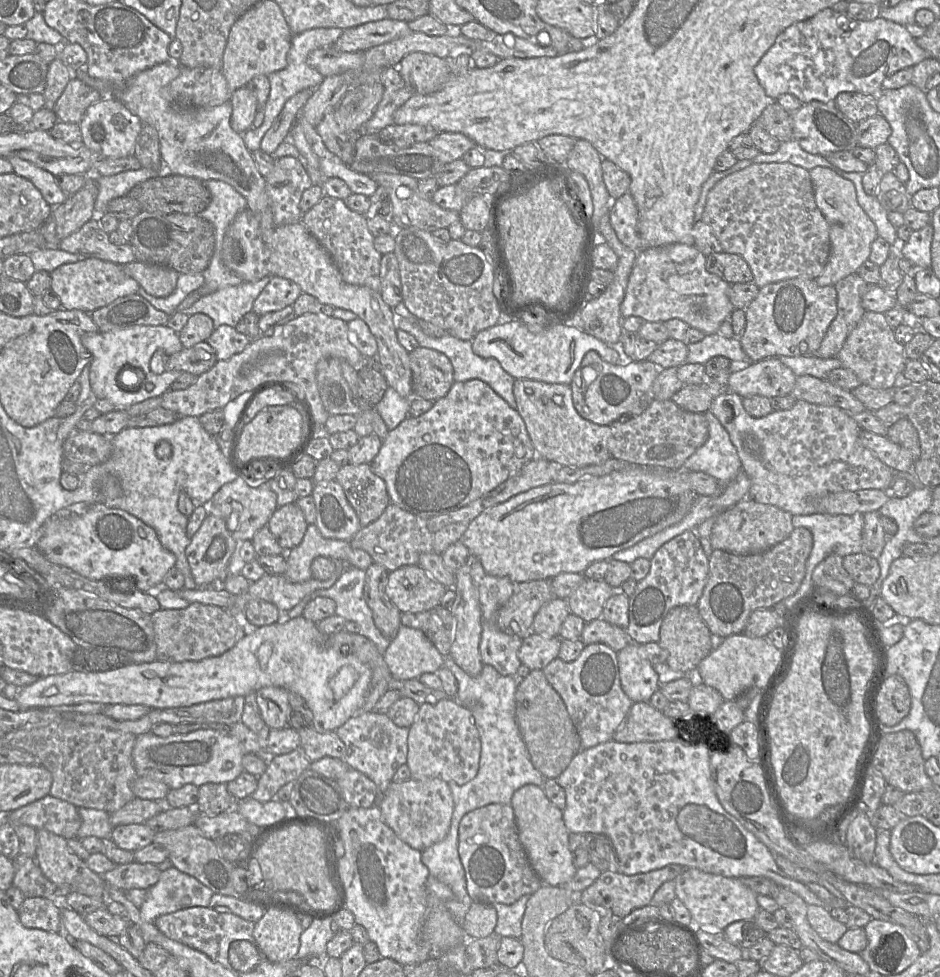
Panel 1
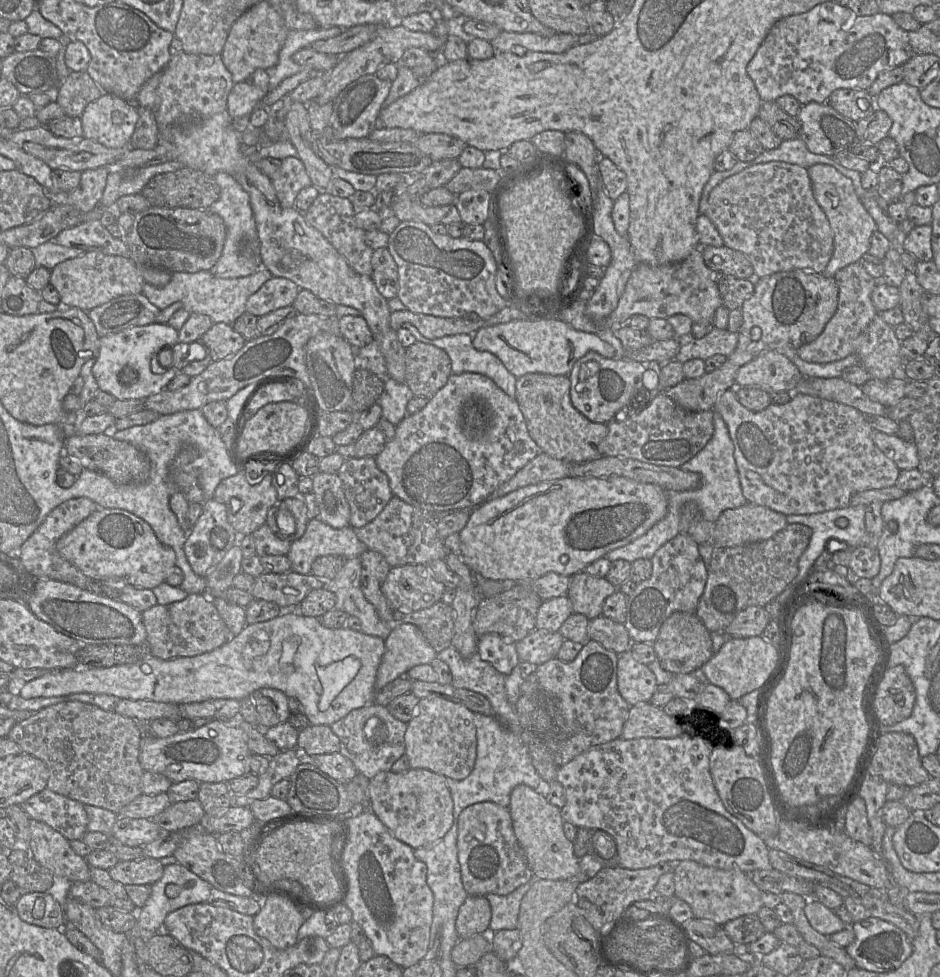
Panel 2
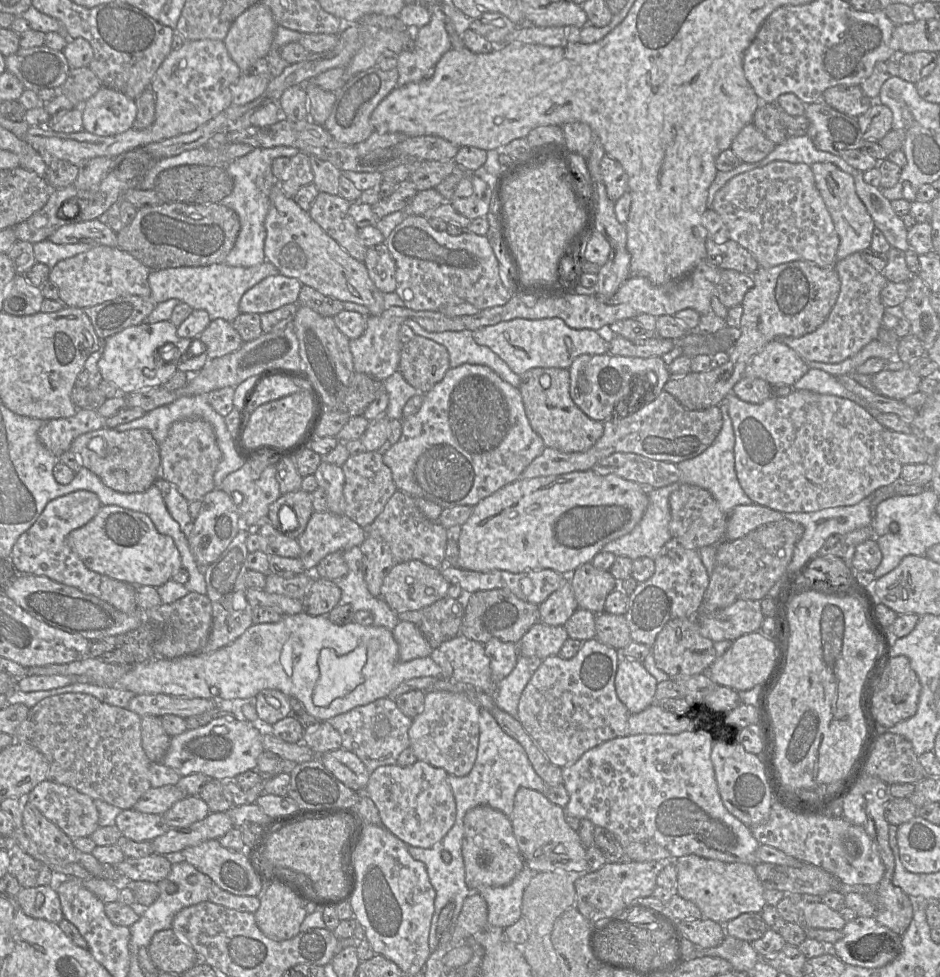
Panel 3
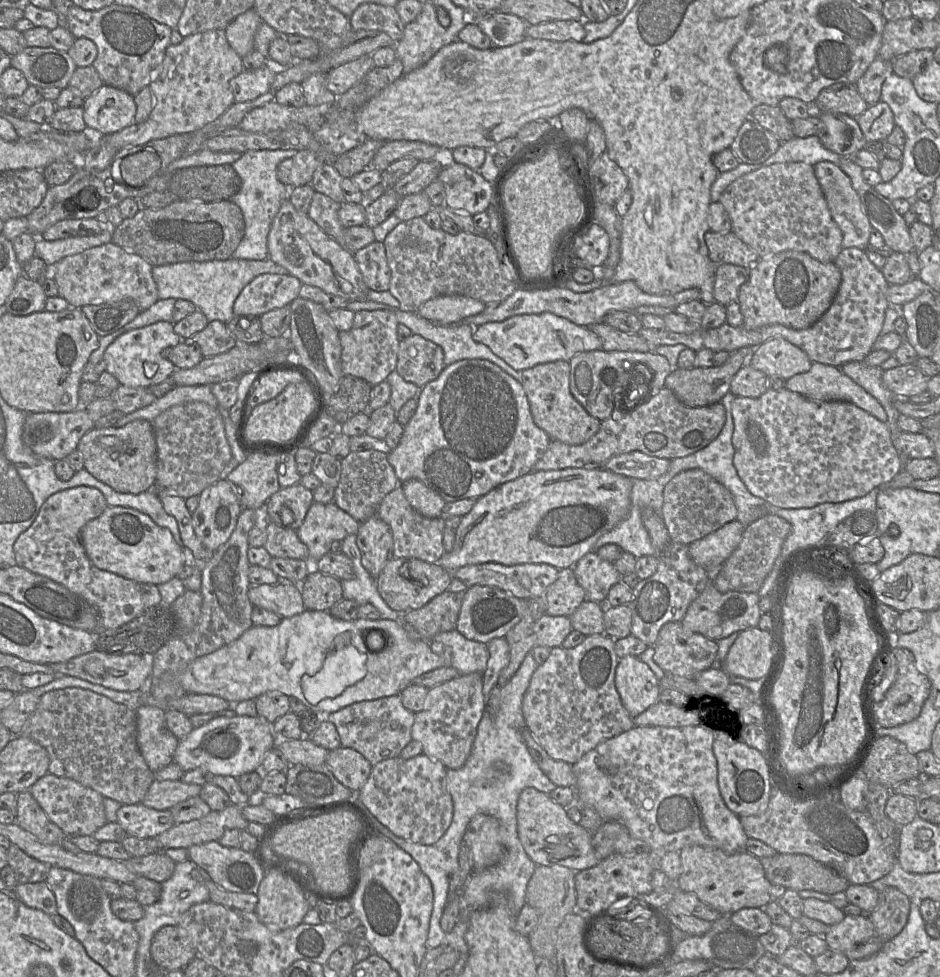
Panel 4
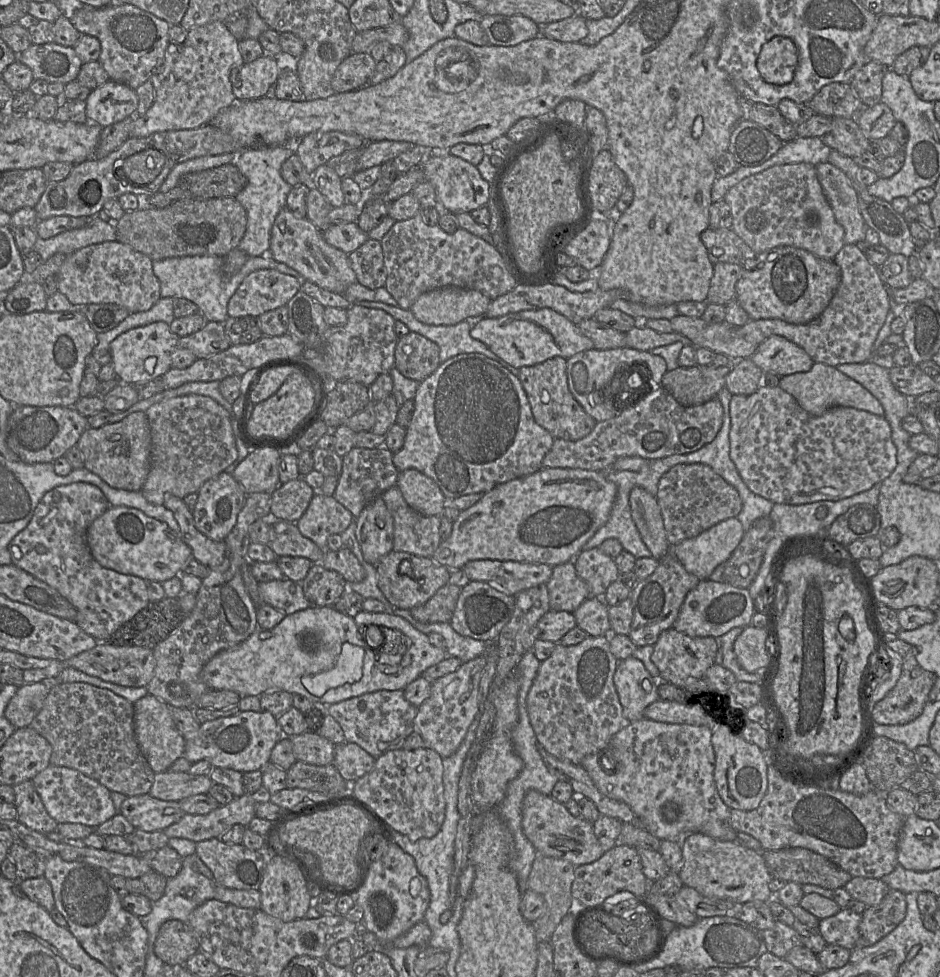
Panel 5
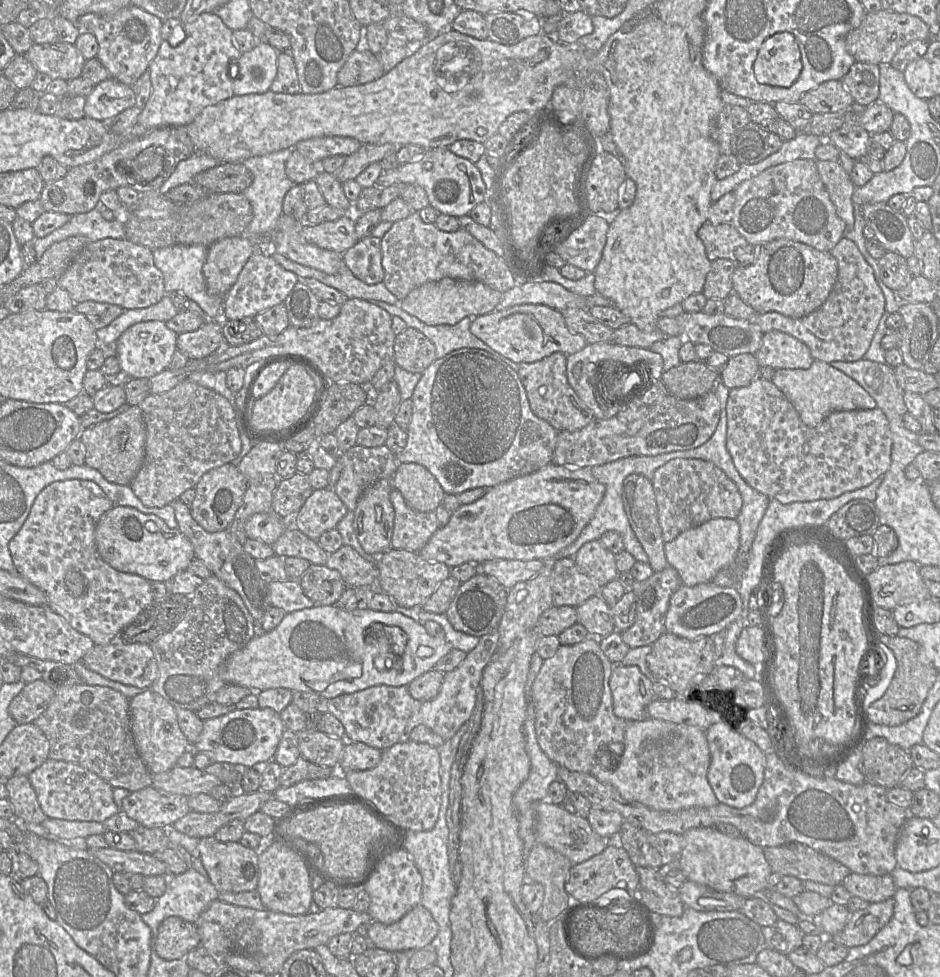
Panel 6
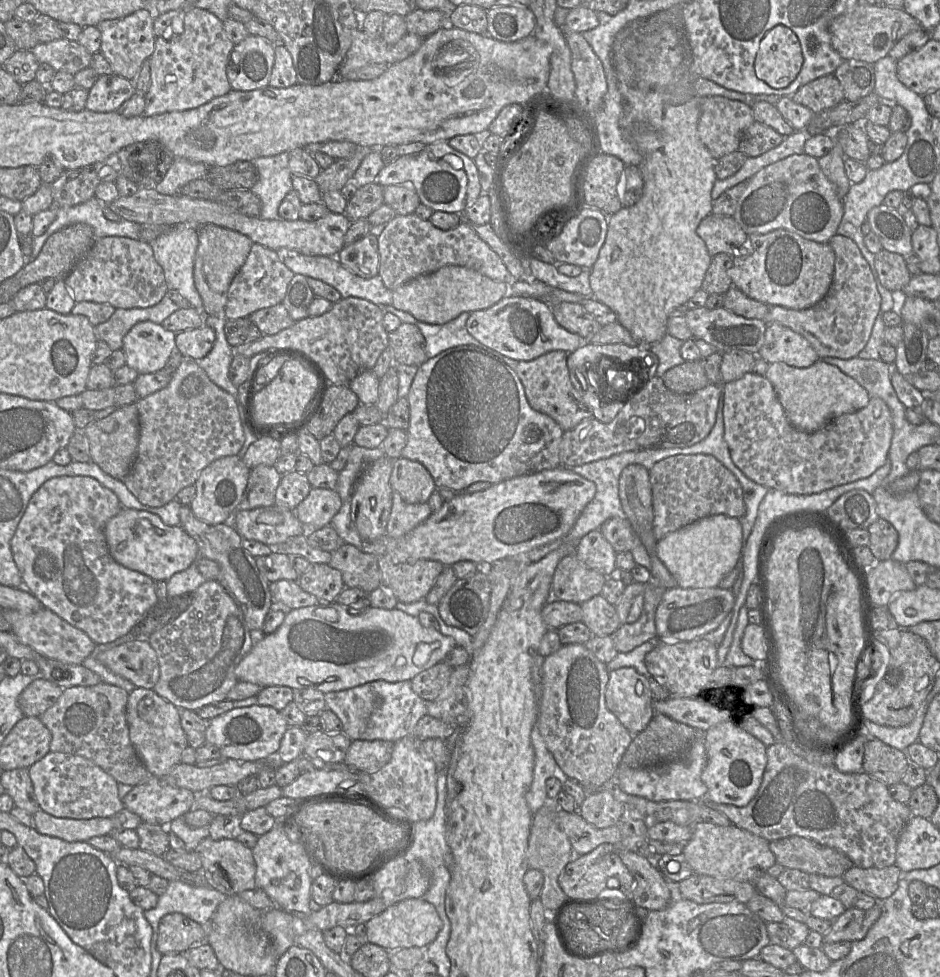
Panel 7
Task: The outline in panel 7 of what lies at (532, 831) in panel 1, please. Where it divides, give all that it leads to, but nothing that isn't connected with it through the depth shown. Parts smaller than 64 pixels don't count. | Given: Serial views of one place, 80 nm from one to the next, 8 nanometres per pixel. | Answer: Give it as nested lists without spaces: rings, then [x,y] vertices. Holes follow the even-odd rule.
[[[558,808],[557,823],[577,855],[587,854],[602,844],[619,845],[621,841],[618,826],[597,828],[586,822],[578,812],[569,813]]]

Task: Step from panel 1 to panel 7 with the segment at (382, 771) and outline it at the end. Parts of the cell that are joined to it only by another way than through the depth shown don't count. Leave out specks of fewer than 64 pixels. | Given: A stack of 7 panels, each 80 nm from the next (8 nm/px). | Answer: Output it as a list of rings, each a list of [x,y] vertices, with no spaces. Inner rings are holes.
[[[375,680],[346,690],[324,694],[326,708],[341,720],[343,733],[351,740],[396,742],[412,735],[418,721],[427,714],[426,701],[417,695],[411,681]]]

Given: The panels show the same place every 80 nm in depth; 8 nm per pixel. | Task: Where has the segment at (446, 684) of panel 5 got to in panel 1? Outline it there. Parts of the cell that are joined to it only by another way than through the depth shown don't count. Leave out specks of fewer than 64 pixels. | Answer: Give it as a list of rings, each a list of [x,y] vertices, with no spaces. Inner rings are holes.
[[[455,698],[419,705],[414,722],[409,727],[407,765],[411,778],[440,778],[463,785],[472,780],[479,769],[481,741],[472,712]]]

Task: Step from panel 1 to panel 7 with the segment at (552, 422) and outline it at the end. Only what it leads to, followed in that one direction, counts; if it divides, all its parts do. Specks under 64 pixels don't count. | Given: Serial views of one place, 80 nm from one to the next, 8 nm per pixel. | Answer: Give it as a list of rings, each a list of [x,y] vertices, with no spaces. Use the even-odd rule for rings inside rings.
[[[562,350],[550,351],[530,361],[519,361],[515,369],[530,406],[550,416],[564,431],[593,416],[591,408],[571,382],[567,366],[568,355]]]

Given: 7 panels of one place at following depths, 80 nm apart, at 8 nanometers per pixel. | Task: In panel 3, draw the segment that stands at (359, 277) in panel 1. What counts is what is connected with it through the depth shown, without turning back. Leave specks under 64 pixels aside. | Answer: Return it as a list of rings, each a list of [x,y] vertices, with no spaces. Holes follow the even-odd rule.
[[[318,192],[308,213],[345,251],[364,263],[367,247],[358,236],[358,227],[348,210],[351,202],[340,195]]]

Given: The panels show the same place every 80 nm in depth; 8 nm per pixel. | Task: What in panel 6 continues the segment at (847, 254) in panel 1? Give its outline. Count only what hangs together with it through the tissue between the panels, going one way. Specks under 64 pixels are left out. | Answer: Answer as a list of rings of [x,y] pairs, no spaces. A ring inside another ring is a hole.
[[[817,161],[817,169],[833,202],[837,215],[852,228],[855,221],[852,195],[856,186],[848,173],[837,162]]]

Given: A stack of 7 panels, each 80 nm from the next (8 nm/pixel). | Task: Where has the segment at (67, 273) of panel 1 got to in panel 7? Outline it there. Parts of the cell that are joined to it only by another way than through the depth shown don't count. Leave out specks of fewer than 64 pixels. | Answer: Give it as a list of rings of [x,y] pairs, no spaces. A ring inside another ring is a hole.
[[[120,236],[97,238],[63,281],[75,302],[108,303],[116,309],[153,306],[168,289],[149,243]]]

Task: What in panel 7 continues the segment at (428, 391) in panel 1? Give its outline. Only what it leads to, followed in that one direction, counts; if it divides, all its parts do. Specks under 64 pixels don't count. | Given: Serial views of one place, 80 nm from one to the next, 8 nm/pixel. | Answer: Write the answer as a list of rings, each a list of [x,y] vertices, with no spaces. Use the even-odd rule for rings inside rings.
[[[402,322],[388,338],[395,363],[419,367],[428,360],[425,338],[416,325]]]

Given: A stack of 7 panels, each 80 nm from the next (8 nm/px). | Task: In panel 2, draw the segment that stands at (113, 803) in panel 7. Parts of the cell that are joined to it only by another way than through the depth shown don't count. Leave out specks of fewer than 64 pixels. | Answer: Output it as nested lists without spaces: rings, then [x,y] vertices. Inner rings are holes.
[[[48,787],[31,796],[21,807],[30,819],[44,822],[69,841],[82,840],[88,832],[85,805]]]

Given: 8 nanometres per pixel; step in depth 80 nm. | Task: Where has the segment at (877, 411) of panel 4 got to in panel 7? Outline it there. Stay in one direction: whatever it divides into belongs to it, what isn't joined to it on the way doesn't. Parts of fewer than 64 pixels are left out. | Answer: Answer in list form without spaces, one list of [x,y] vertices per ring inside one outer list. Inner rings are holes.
[[[823,359],[807,368],[771,363],[765,377],[773,385],[789,423],[806,433],[817,432],[839,416],[863,409],[870,401],[867,390],[855,379]]]

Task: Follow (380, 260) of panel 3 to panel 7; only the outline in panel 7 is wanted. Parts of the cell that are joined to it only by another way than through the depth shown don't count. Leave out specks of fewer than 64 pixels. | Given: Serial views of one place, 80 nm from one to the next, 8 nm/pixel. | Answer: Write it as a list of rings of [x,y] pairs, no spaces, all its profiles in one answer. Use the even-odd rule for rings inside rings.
[[[368,235],[360,241],[344,246],[337,259],[346,269],[362,278],[378,275],[378,238]]]

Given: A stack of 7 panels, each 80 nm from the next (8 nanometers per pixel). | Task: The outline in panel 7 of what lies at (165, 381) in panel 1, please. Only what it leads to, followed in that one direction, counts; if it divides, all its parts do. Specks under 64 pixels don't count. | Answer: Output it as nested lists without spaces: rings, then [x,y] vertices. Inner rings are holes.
[[[152,321],[136,323],[122,340],[125,364],[138,374],[161,370],[176,351],[175,335]]]

